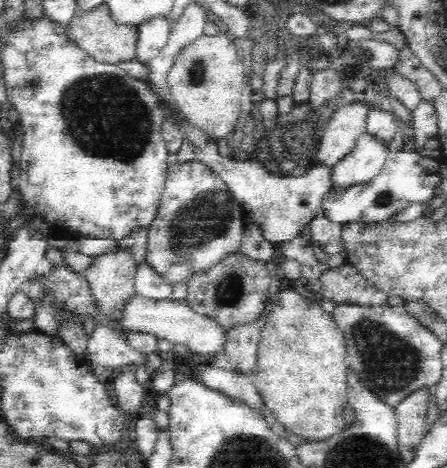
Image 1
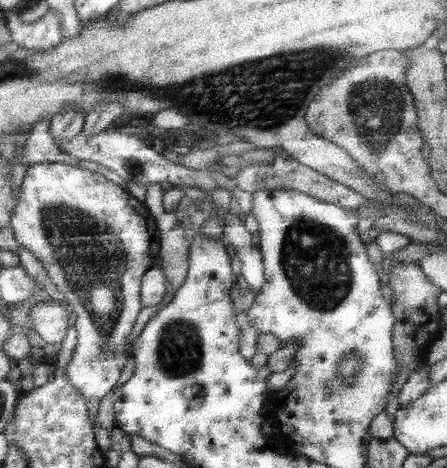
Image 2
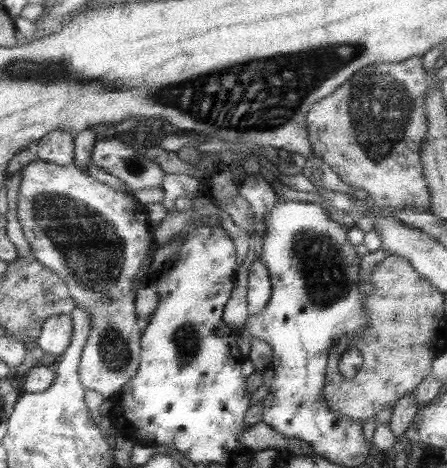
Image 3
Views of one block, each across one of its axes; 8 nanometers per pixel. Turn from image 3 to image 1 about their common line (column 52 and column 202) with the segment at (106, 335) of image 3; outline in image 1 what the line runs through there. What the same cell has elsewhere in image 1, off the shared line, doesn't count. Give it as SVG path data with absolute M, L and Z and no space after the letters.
M198 160L184 164L174 162L168 166L166 188L156 220L148 228L146 262L176 286L182 280L188 282L194 272L206 270L238 252L244 232L240 206L232 200L226 182Z

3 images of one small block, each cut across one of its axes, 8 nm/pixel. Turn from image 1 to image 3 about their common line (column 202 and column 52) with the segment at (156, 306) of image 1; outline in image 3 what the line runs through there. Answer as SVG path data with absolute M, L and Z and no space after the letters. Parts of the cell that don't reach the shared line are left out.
M51 316L43 326L37 346L51 356L63 356L73 342L73 334L75 326L71 316Z

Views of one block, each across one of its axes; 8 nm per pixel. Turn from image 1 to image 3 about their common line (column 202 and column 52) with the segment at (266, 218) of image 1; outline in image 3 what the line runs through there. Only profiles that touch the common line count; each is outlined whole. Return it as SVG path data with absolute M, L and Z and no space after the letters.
M53 130L33 148L37 160L45 160L57 166L75 164L75 134L65 130Z

